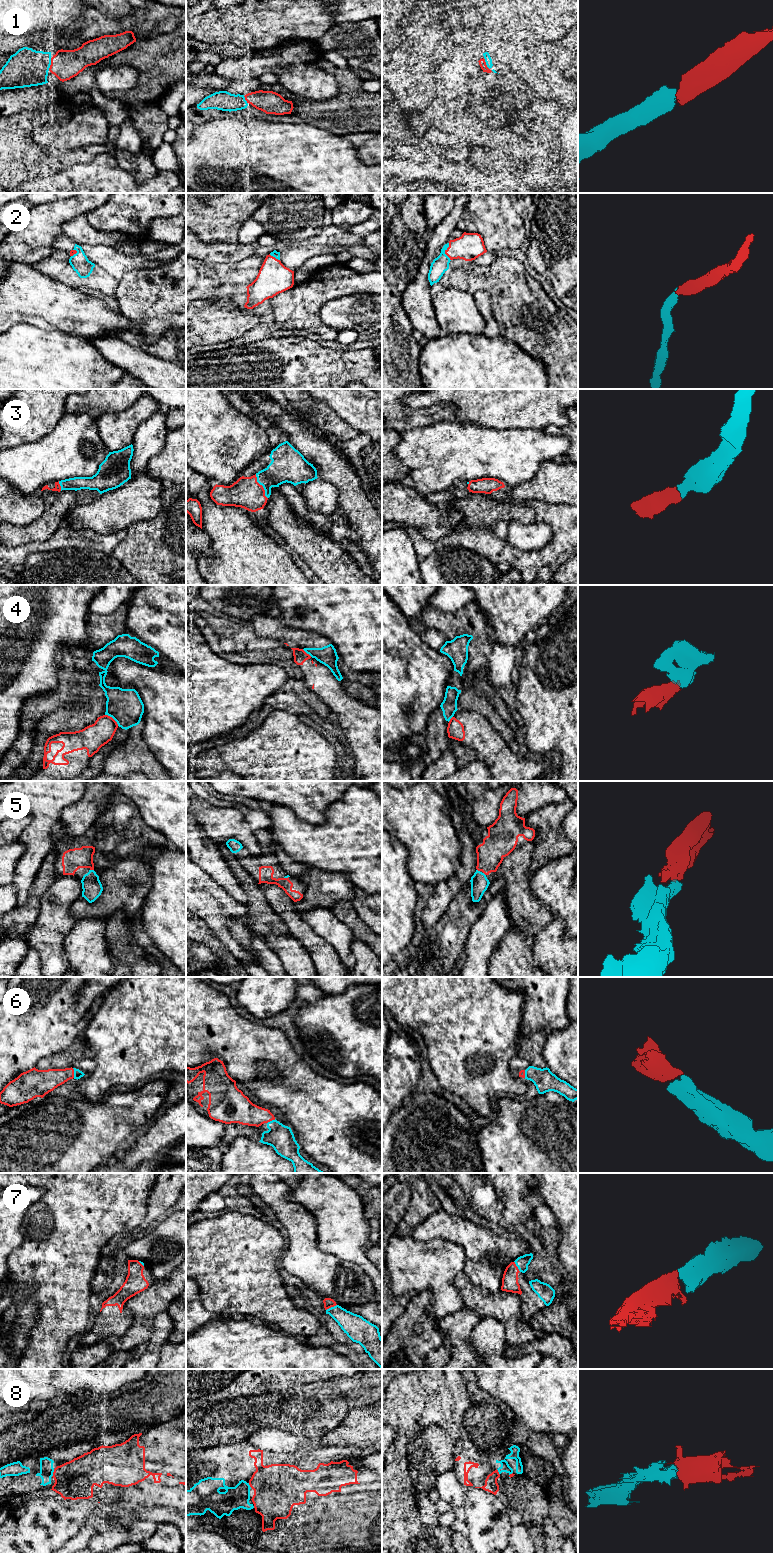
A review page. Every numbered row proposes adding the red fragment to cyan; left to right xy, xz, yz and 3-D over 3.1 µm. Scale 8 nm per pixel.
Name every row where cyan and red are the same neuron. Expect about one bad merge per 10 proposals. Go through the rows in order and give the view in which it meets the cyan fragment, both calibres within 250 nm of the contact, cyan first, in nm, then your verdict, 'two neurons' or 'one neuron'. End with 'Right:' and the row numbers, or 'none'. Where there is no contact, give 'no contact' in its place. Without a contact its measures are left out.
1: meets cyan in xy; 300 nm thick on the cyan side, 240 nm on the other; one neuron
2: meets cyan in yz; 130 nm thick on the cyan side, 220 nm on the other; one neuron
3: meets cyan in xz; 260 nm thick on the cyan side, 240 nm on the other; one neuron
4: meets cyan in xy; 280 nm thick on the cyan side, 200 nm on the other; two neurons
5: meets cyan in xy; 160 nm thick on the cyan side, 170 nm on the other; one neuron
6: meets cyan in xy; 70 nm thick on the cyan side, 190 nm on the other; one neuron
7: meets cyan in xz; 190 nm thick on the cyan side, 80 nm on the other; one neuron
8: meets cyan in xy; 110 nm thick on the cyan side, 300 nm on the other; one neuron
Right: 1, 2, 3, 5, 6, 7, 8

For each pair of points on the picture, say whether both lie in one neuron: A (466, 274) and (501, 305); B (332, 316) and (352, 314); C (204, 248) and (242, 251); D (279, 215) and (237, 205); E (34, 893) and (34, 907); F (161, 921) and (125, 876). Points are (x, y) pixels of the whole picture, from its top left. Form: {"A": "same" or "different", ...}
{"A": "same", "B": "same", "C": "same", "D": "different", "E": "same", "F": "different"}

